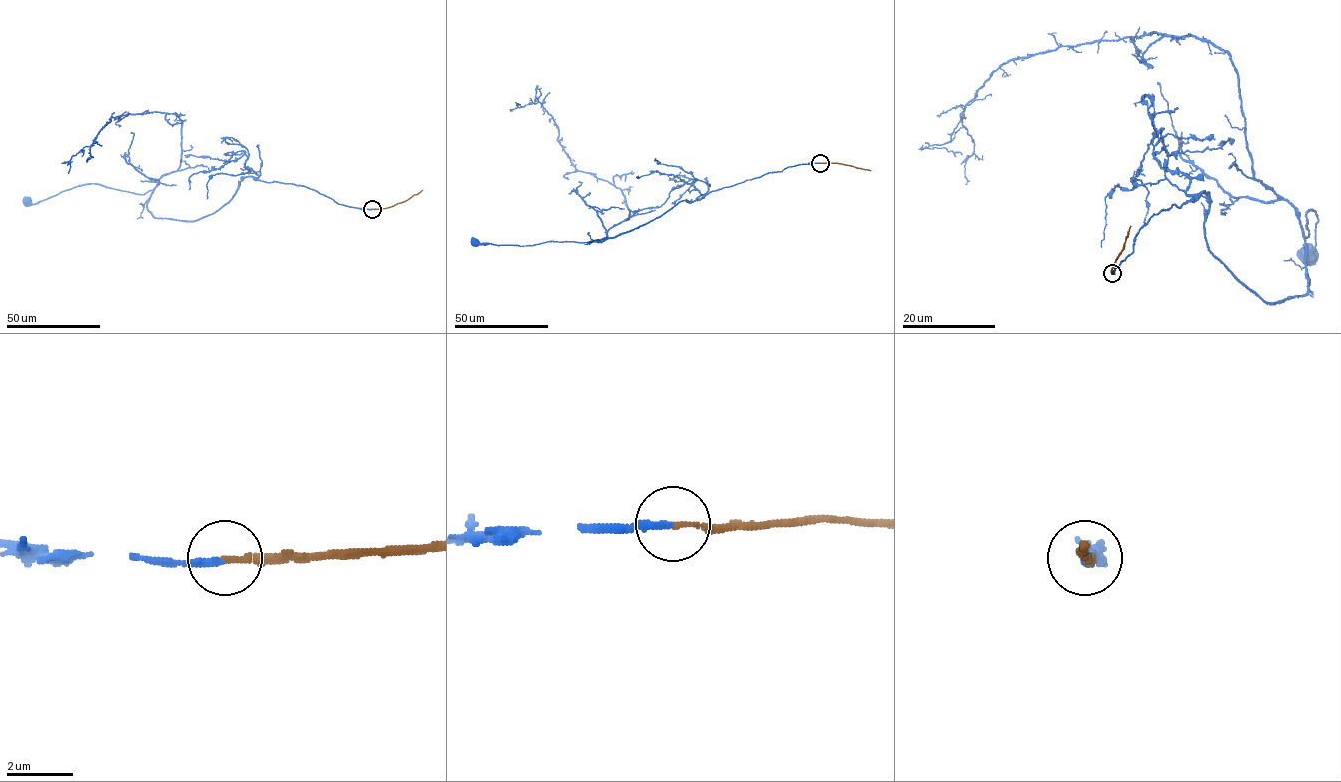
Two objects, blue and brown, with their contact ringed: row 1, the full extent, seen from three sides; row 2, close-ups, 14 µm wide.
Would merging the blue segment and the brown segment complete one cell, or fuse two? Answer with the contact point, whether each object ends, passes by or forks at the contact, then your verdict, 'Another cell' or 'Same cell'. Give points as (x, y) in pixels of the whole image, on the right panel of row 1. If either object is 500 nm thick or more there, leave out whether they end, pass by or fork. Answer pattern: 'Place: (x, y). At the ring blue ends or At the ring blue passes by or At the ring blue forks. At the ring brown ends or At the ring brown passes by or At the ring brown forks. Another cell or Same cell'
Place: (1112, 273). At the ring blue ends. At the ring brown ends. Same cell

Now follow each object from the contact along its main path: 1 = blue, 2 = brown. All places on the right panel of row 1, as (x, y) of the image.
1: (1111, 273), (1153, 215), (1201, 193), (1207, 247), (1263, 301), (1307, 292), (1313, 210), (1309, 256)
2: (1111, 273), (1130, 225)

